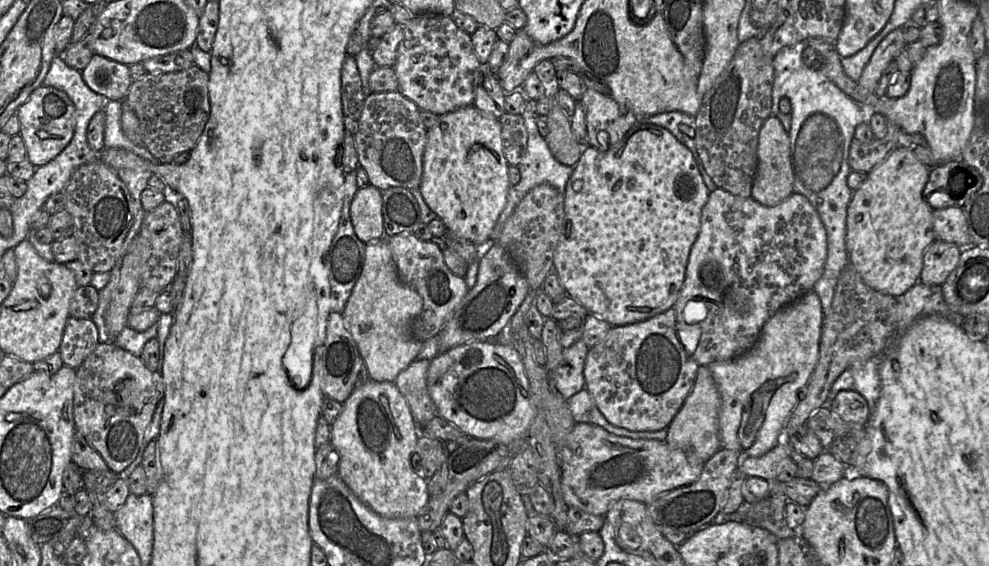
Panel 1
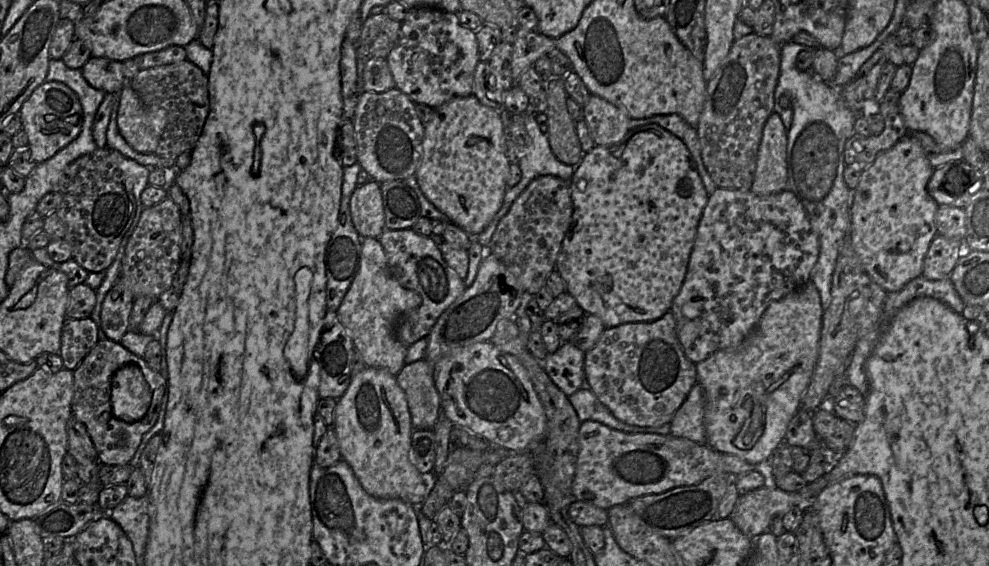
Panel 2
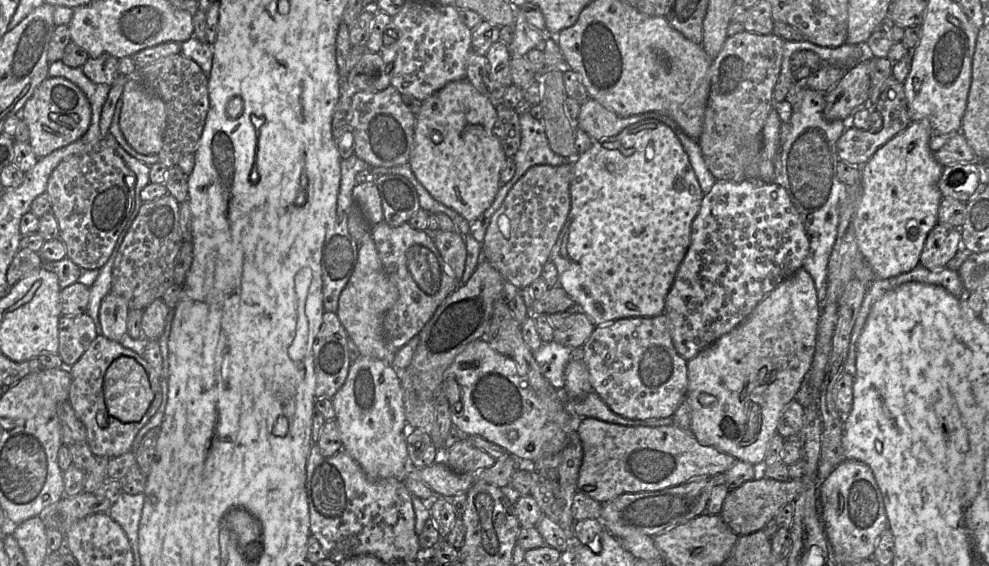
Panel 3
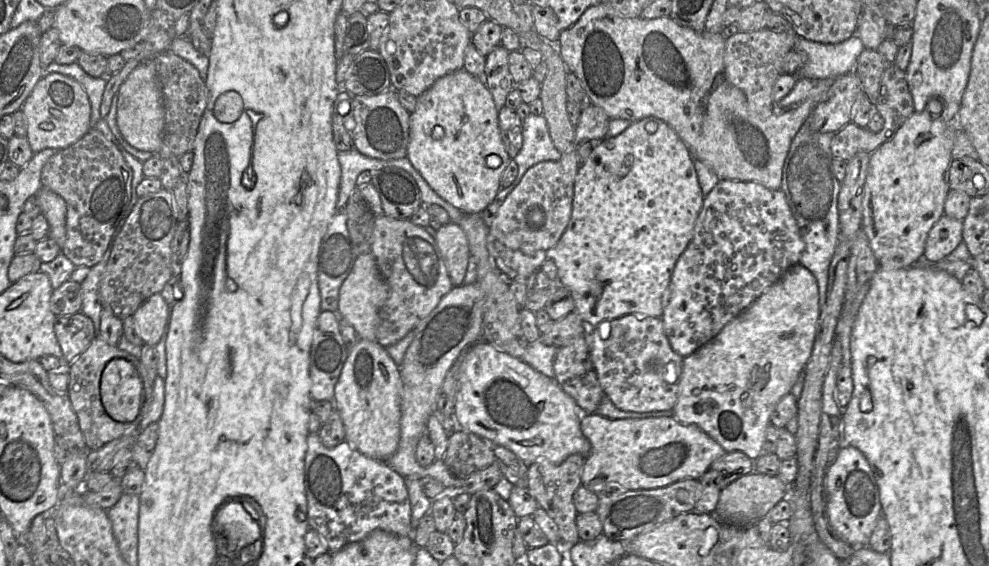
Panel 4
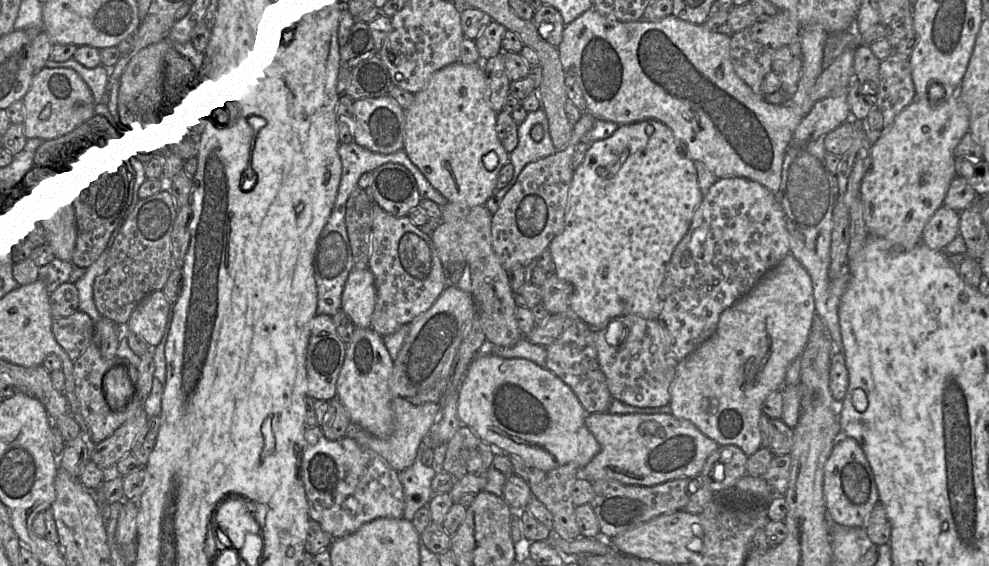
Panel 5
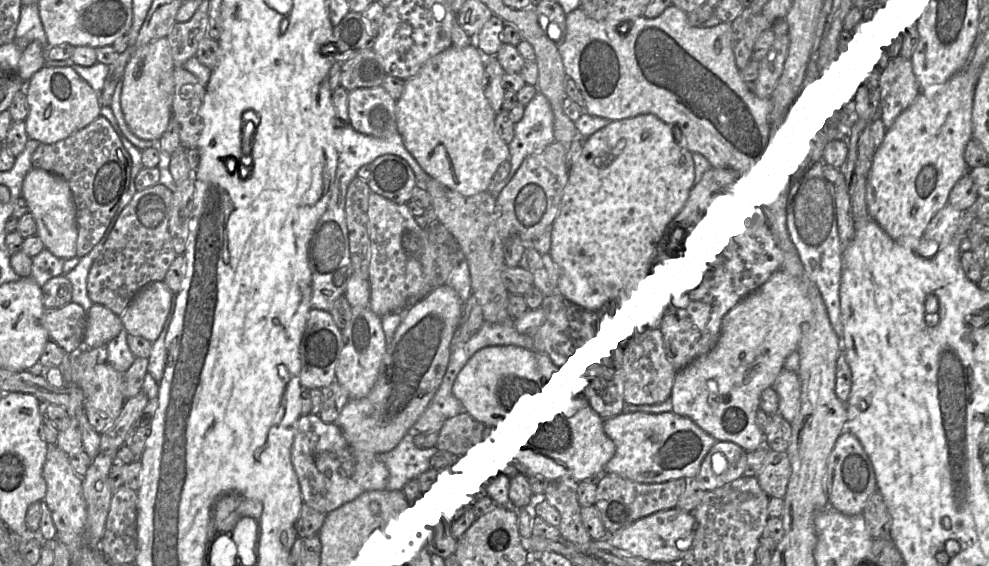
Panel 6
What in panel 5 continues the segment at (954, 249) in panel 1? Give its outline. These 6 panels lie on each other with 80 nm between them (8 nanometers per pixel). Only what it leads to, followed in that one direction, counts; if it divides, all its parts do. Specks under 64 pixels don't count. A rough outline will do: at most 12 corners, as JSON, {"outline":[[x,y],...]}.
{"outline":[[942,205],[922,241],[942,251],[959,235],[960,212]]}

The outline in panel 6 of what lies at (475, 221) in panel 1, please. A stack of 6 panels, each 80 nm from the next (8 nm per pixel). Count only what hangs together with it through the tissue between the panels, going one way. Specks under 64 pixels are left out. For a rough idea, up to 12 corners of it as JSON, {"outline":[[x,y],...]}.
{"outline":[[478,47],[404,80],[397,130],[423,171],[464,197],[490,191],[495,131]]}

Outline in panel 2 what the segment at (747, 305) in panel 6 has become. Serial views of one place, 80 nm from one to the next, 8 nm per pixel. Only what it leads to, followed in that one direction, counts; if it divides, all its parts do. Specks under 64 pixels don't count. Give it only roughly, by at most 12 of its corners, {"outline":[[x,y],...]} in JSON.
{"outline":[[809,280],[695,364],[709,447],[785,443],[818,359]]}

